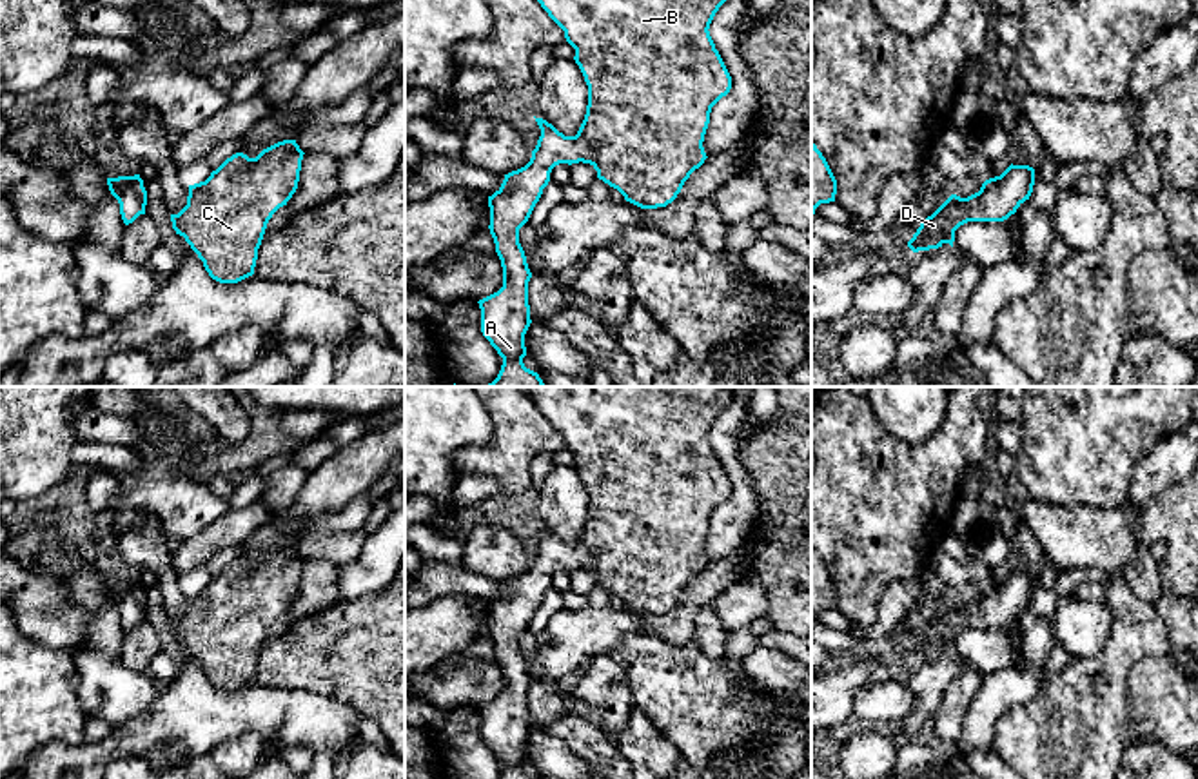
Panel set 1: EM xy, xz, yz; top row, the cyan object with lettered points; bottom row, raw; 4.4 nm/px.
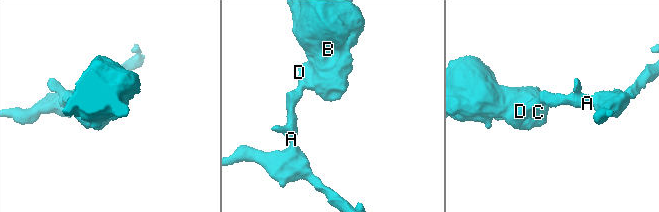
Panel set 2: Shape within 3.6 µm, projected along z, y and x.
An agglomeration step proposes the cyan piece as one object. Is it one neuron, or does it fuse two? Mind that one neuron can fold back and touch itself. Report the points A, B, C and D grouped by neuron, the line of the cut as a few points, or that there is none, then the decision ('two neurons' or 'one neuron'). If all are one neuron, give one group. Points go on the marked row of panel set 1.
groups A B C D; cut none; one neuron

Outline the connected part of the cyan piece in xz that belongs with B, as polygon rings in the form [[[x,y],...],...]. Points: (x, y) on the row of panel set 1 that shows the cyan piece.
[[[537,0],[548,16],[565,31],[566,42],[575,49],[588,85],[584,120],[575,136],[565,136],[552,123],[535,118],[541,136],[530,162],[508,174],[501,187],[488,196],[490,234],[503,267],[503,287],[479,300],[481,332],[503,358],[497,378],[485,387],[545,387],[537,372],[525,367],[525,334],[532,323],[528,305],[528,281],[532,272],[519,243],[519,229],[528,222],[550,173],[559,163],[590,163],[597,178],[617,189],[626,202],[641,209],[657,209],[672,203],[690,174],[708,158],[702,147],[712,107],[730,93],[732,76],[710,36],[710,24],[726,0]]]

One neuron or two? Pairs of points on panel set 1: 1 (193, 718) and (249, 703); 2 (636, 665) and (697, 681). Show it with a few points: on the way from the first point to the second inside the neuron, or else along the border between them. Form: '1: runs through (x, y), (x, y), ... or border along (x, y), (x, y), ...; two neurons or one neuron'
1: runs through (207, 716), (235, 712); one neuron
2: runs through (650, 665), (667, 681), (683, 681); one neuron

